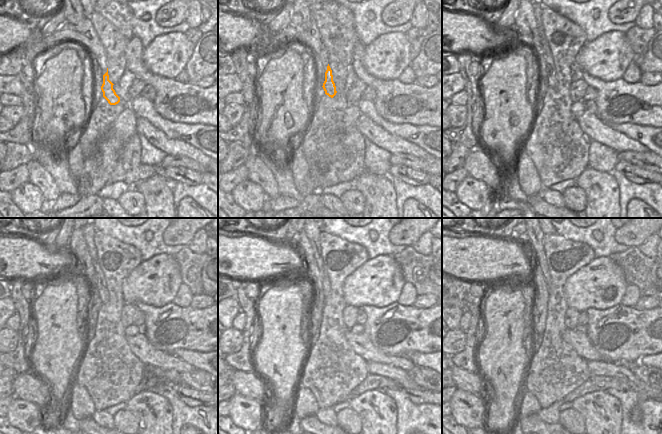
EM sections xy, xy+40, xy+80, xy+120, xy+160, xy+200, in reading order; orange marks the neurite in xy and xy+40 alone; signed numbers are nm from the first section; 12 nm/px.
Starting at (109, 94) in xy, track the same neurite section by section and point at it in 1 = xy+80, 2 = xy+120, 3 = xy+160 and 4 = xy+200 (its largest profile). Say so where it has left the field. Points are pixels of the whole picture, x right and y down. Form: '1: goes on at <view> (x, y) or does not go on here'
1: goes on at xy+80 (547, 55)
2: goes on at xy+120 (101, 284)
3: goes on at xy+160 (314, 238)
4: goes on at xy+200 (535, 238)

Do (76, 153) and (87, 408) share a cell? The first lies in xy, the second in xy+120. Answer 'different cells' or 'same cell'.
same cell

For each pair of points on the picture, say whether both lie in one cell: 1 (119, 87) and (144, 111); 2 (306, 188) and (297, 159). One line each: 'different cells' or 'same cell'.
1: different cells
2: same cell

